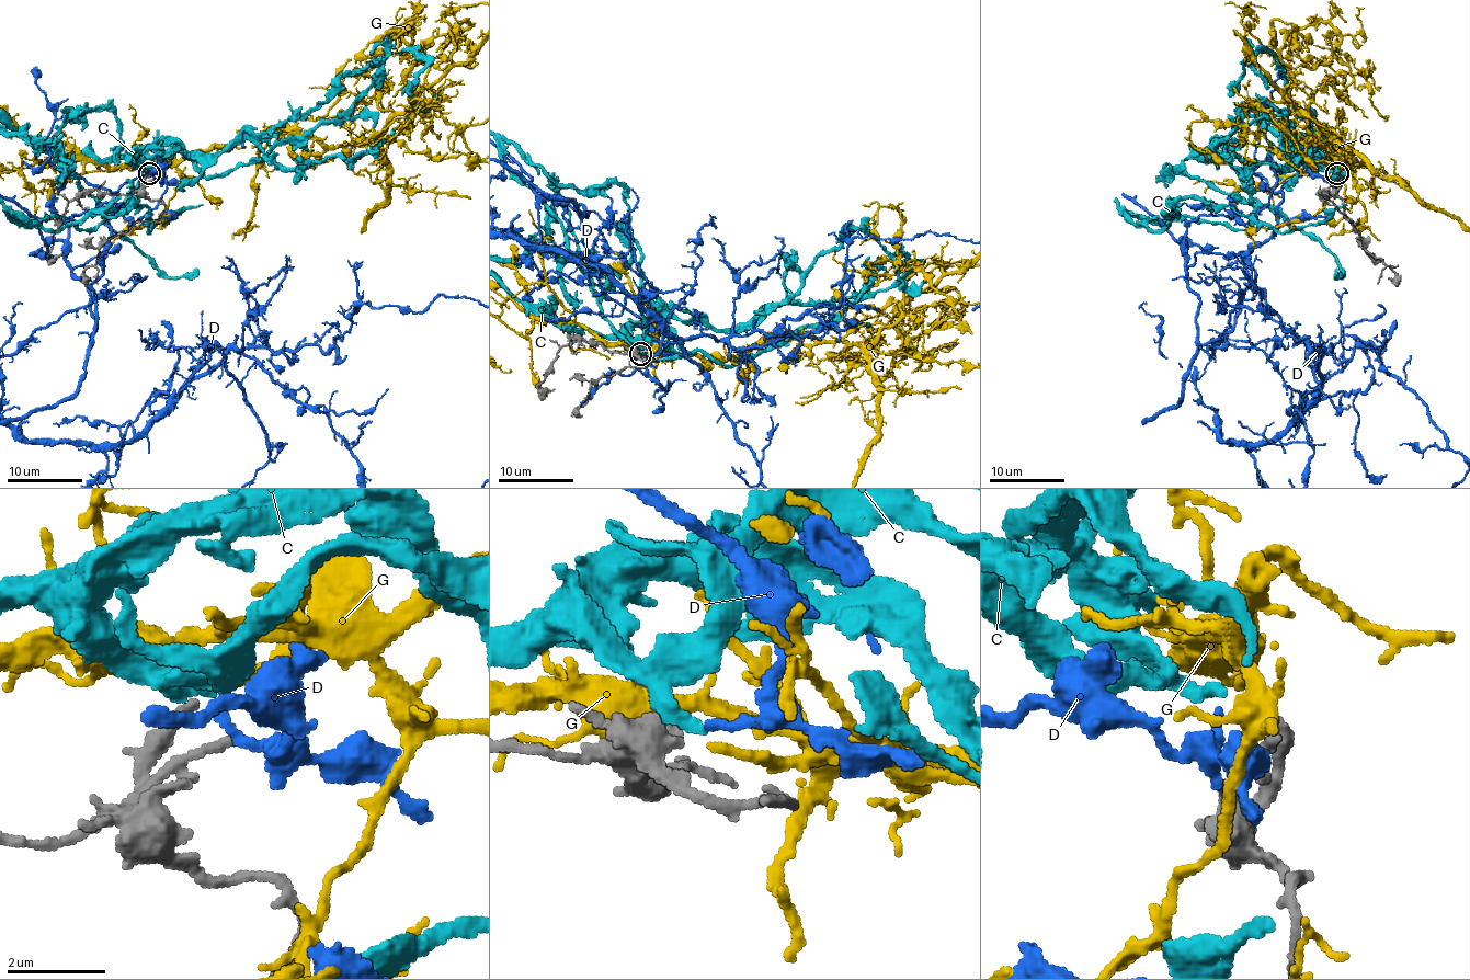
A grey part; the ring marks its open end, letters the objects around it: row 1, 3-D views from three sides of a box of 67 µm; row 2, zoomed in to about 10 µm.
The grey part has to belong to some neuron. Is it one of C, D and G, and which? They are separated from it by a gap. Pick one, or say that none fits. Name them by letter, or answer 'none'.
G

